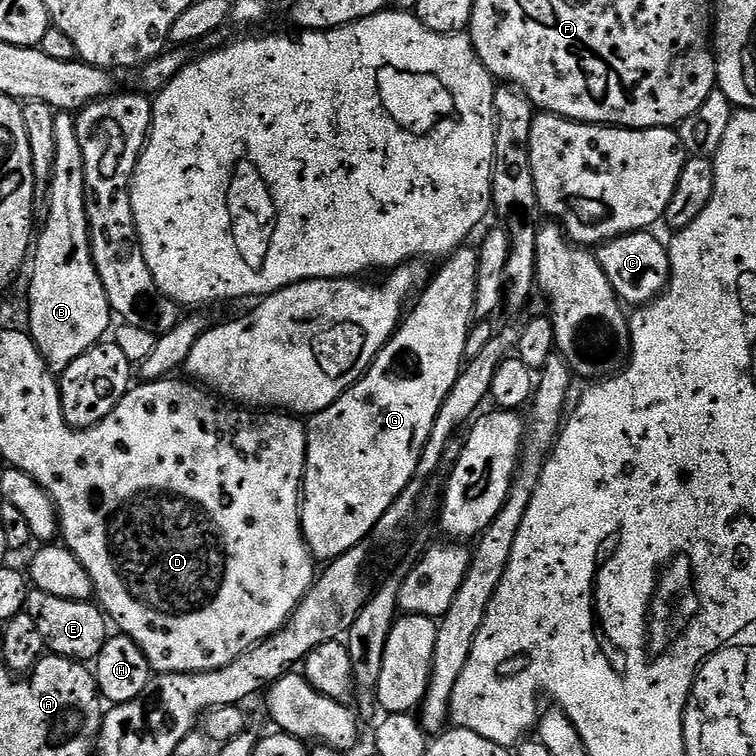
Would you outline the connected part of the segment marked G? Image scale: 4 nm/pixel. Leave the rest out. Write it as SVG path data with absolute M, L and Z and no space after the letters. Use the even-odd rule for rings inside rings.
M461 246L443 261L440 273L428 284L416 309L400 321L400 327L390 337L364 376L352 388L347 388L326 410L317 412L307 421L308 449L304 463L304 483L300 501L300 529L308 549L320 562L337 560L351 548L359 548L364 539L376 531L376 524L390 506L406 490L416 476L426 438L434 430L434 418L446 394L460 377L466 361L464 351L469 329L474 324L475 284L479 258L475 247Z

